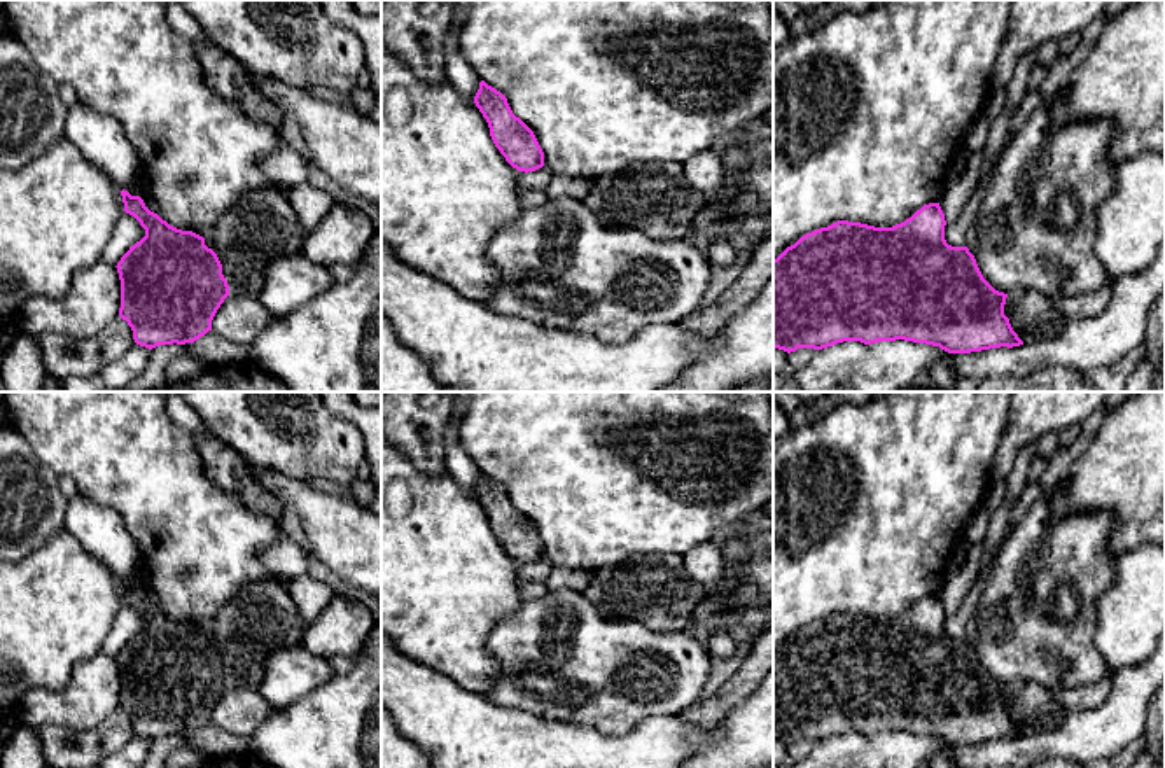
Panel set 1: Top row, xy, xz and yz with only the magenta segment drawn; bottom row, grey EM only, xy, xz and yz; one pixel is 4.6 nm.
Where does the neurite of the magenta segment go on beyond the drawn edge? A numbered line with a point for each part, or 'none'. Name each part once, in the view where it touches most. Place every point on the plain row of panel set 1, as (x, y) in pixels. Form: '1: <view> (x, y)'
none

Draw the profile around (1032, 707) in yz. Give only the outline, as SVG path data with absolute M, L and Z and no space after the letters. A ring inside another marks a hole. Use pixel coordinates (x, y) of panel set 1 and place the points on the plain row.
M1034 681L1008 686L1004 707L1023 735L1034 735L1053 724L1064 712L1057 702L1057 689L1048 689Z

